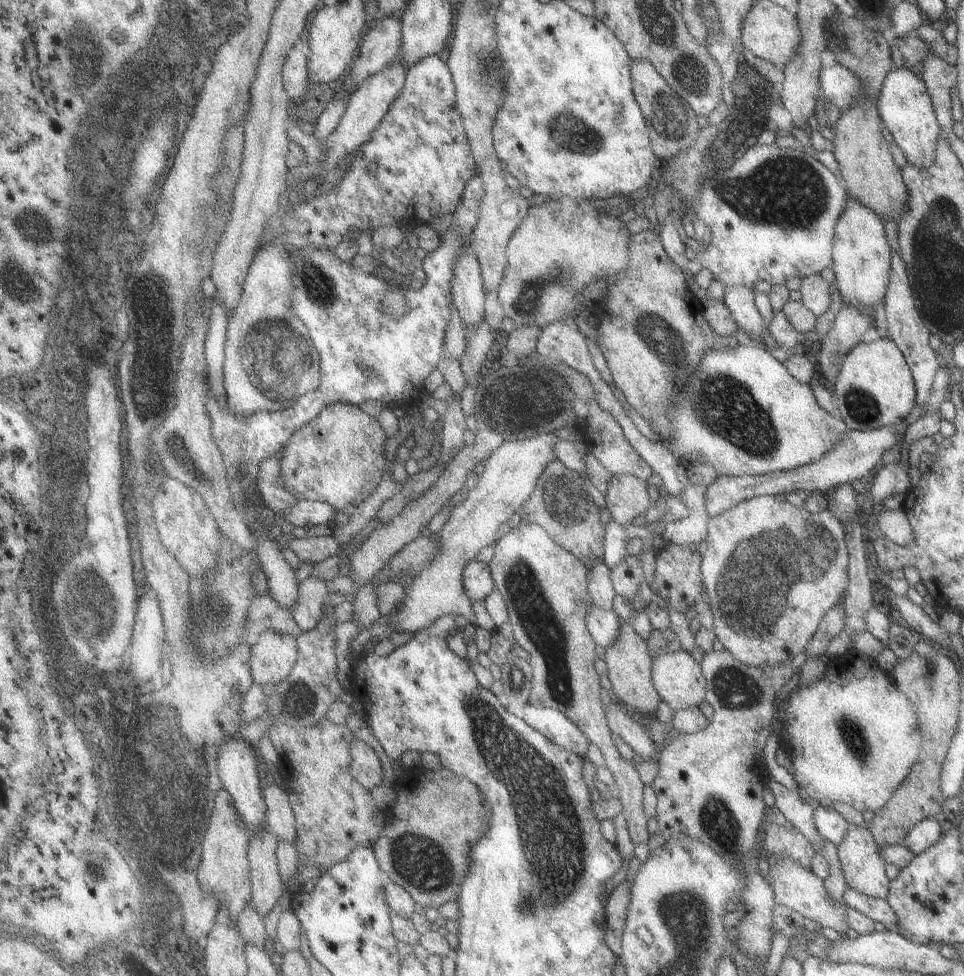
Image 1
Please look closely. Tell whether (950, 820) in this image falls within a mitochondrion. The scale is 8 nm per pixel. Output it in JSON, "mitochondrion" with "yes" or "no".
{"mitochondrion":"no"}

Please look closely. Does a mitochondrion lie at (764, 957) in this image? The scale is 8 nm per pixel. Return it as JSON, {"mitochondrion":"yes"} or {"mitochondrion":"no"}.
{"mitochondrion":"no"}

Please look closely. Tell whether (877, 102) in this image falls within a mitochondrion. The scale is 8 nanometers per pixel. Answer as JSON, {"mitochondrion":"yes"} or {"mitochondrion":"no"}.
{"mitochondrion":"no"}

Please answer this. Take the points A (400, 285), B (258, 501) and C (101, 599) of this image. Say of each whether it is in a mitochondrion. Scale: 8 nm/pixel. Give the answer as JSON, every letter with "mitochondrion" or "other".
{"A":"other","B":"other","C":"mitochondrion"}

